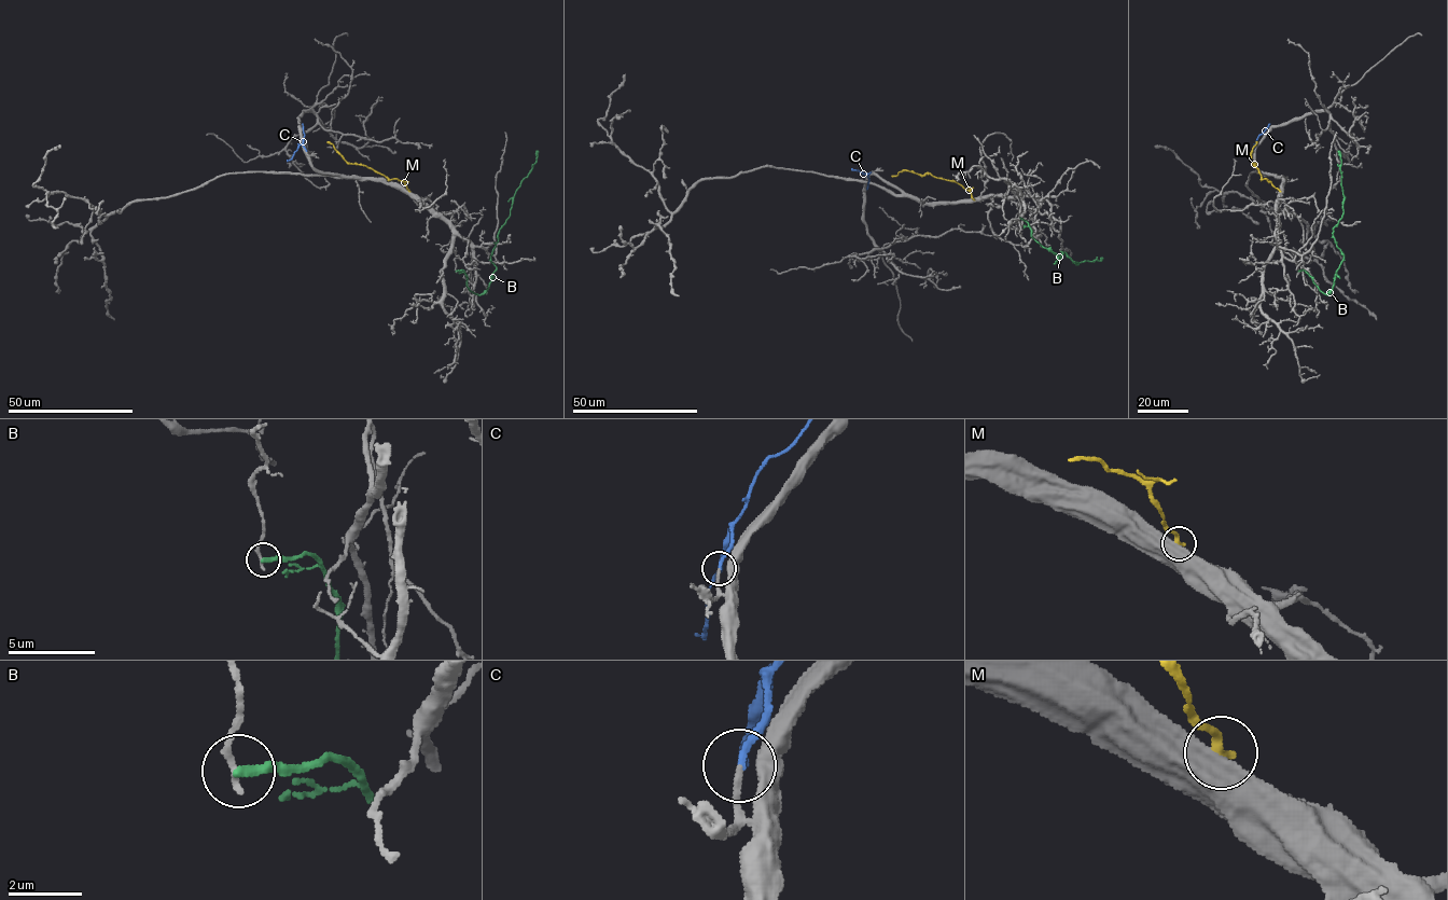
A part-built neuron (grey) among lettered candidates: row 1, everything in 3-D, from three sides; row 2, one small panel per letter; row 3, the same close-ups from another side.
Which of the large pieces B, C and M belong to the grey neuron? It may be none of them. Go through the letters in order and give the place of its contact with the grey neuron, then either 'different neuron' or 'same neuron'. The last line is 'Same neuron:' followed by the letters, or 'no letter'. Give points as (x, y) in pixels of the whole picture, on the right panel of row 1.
B: meets grey at (1298, 271); different neuron
C: meets grey at (1252, 151); same neuron
M: meets grey at (1280, 191); different neuron
Same neuron: C

